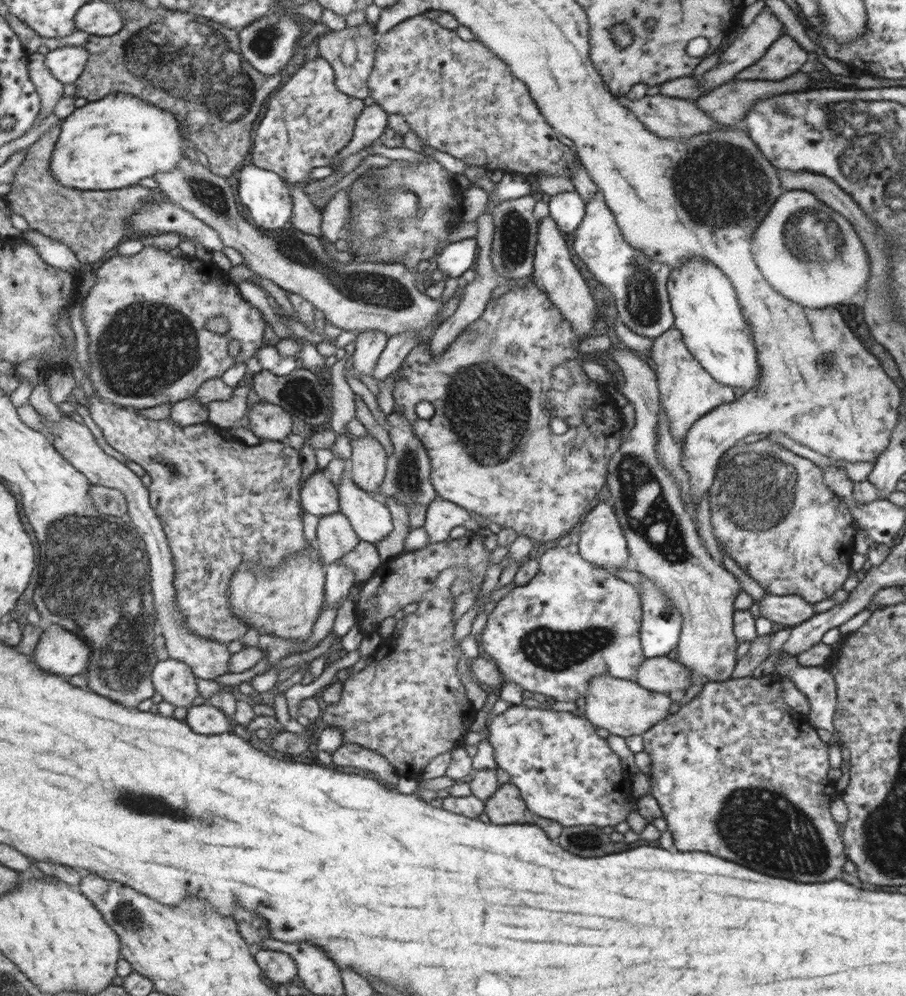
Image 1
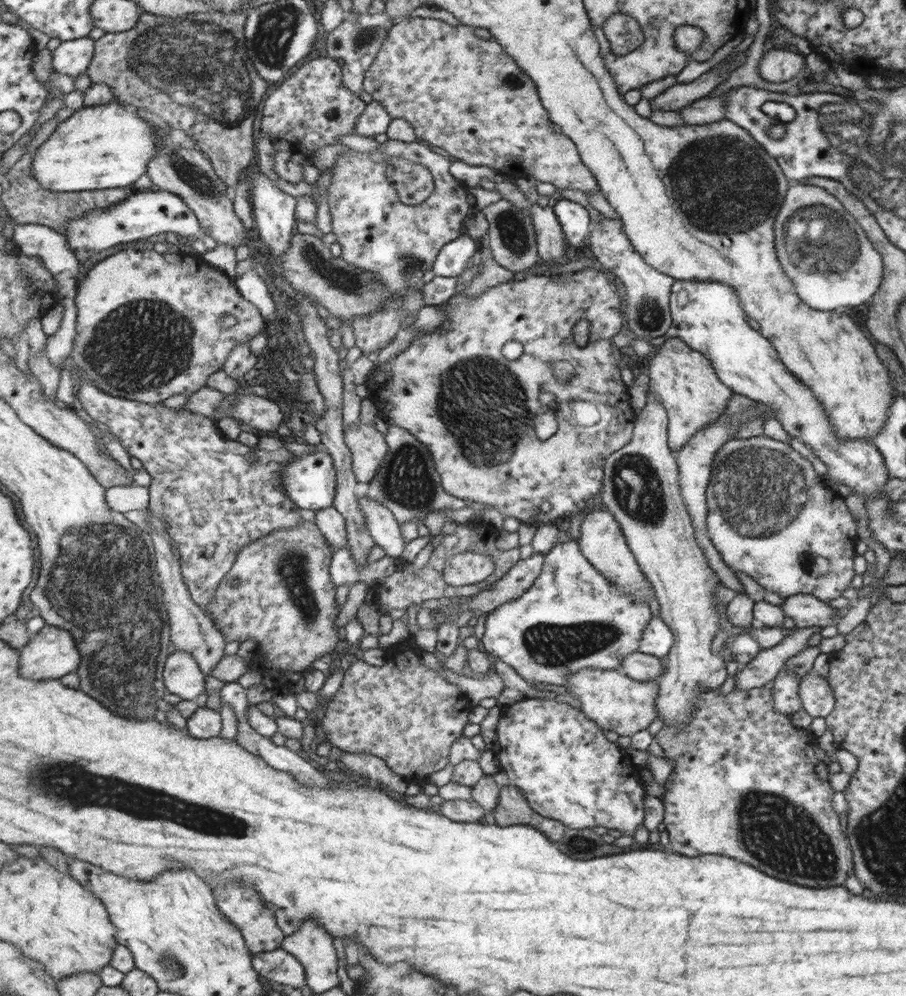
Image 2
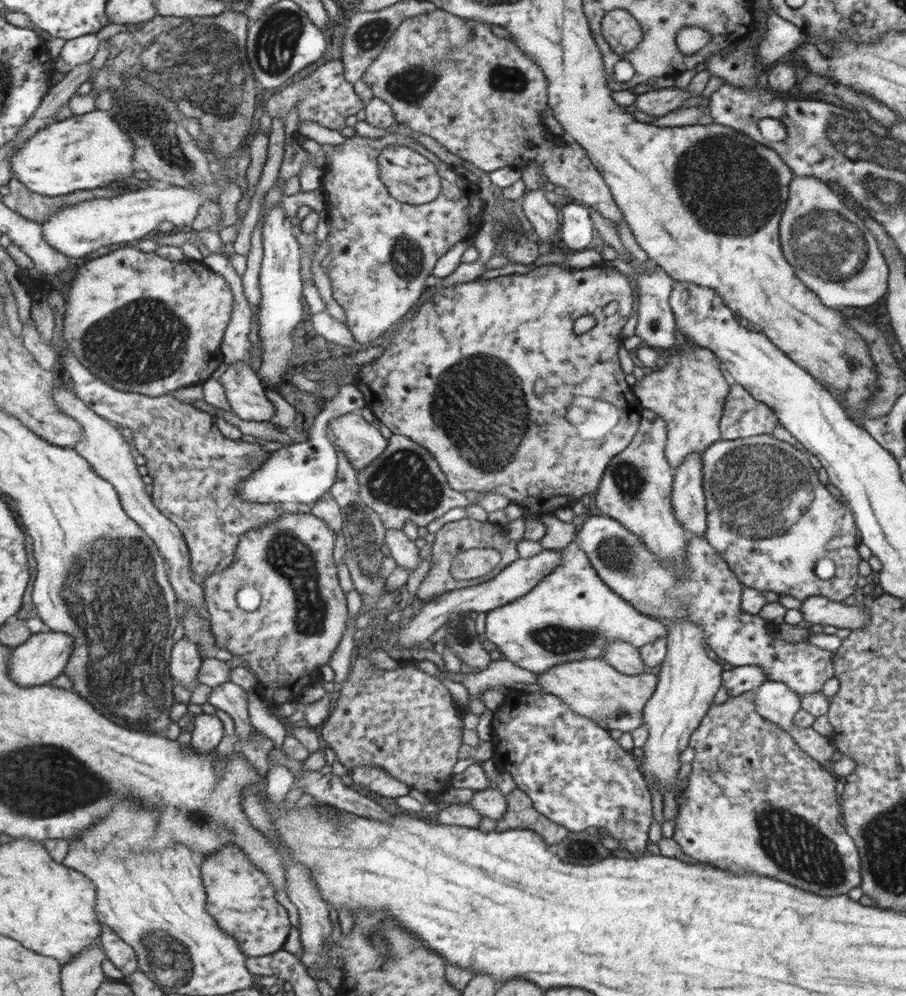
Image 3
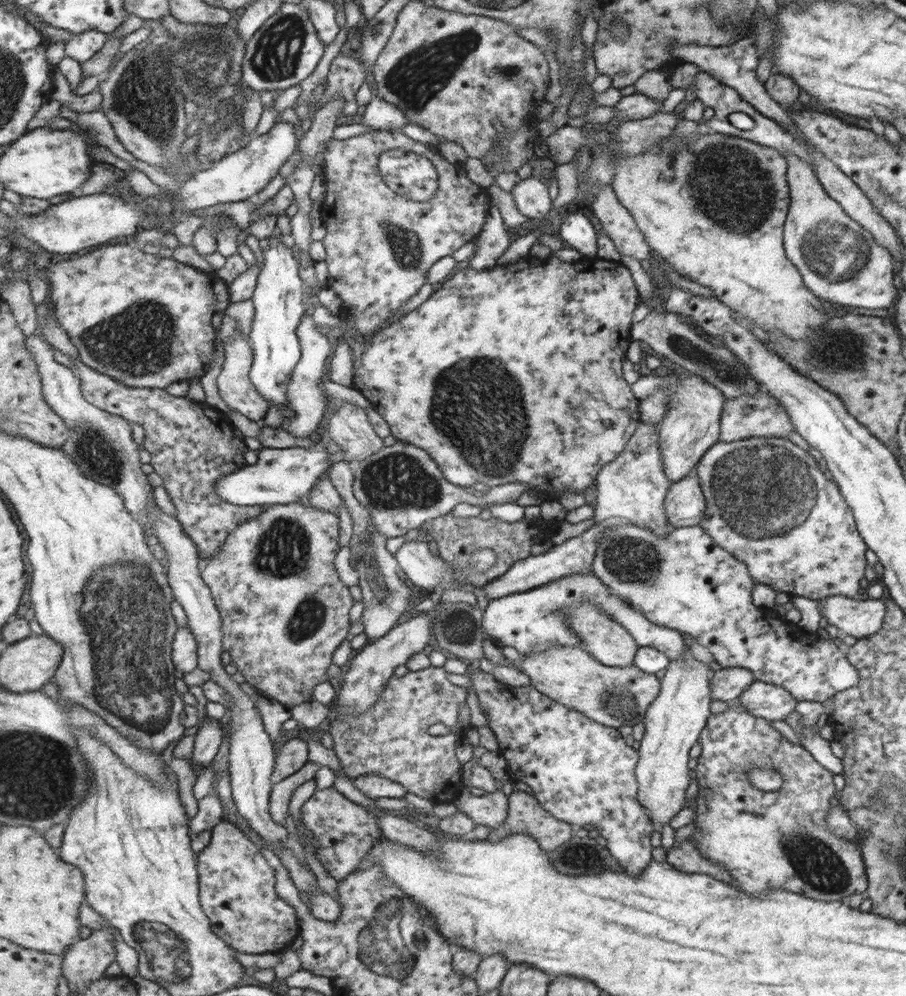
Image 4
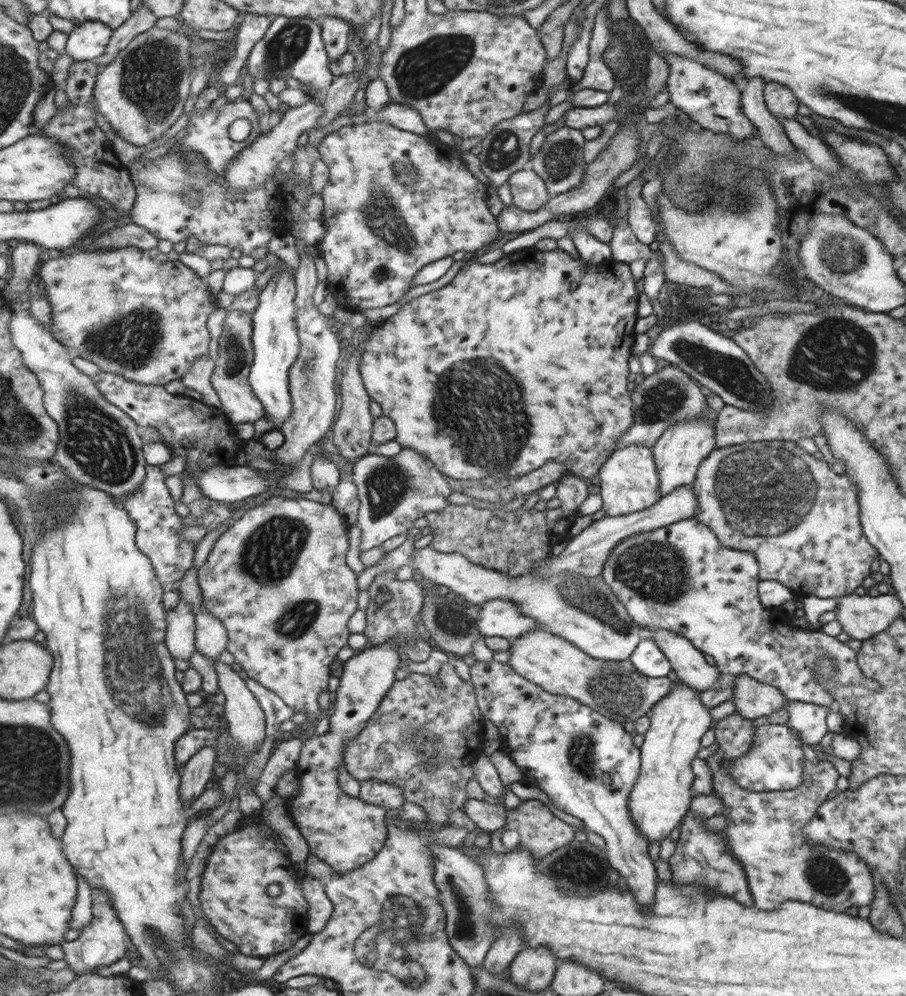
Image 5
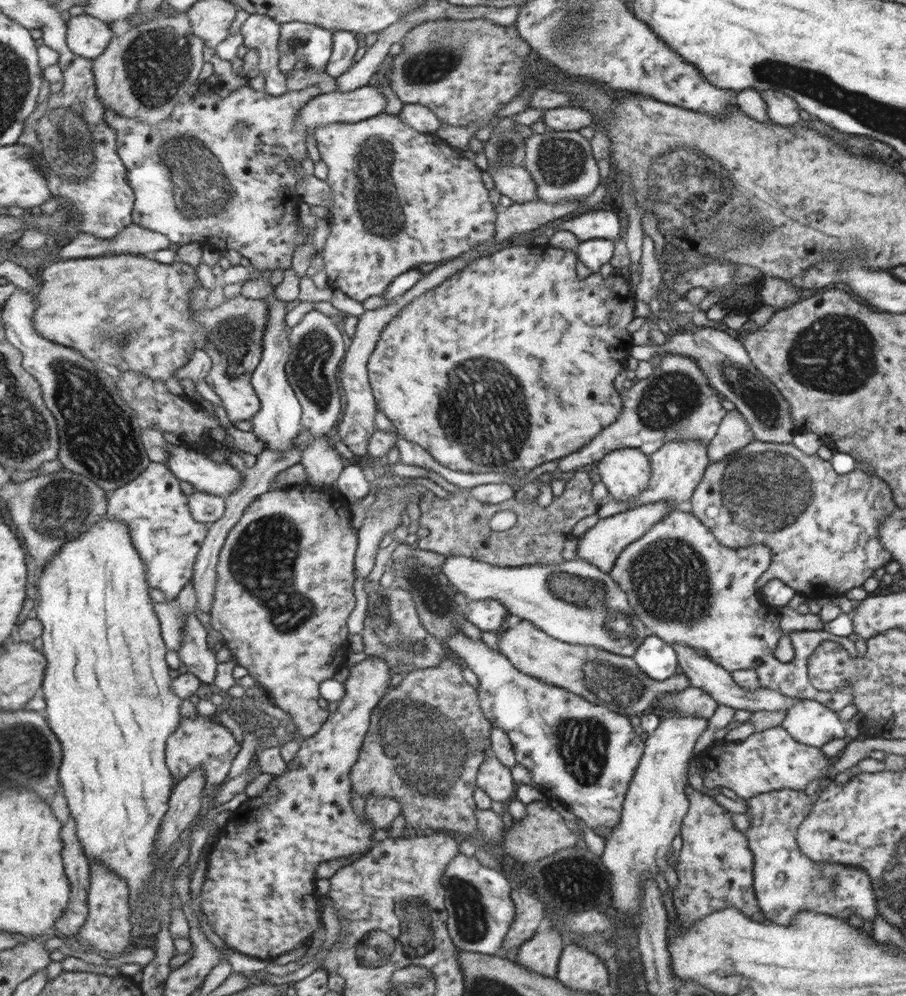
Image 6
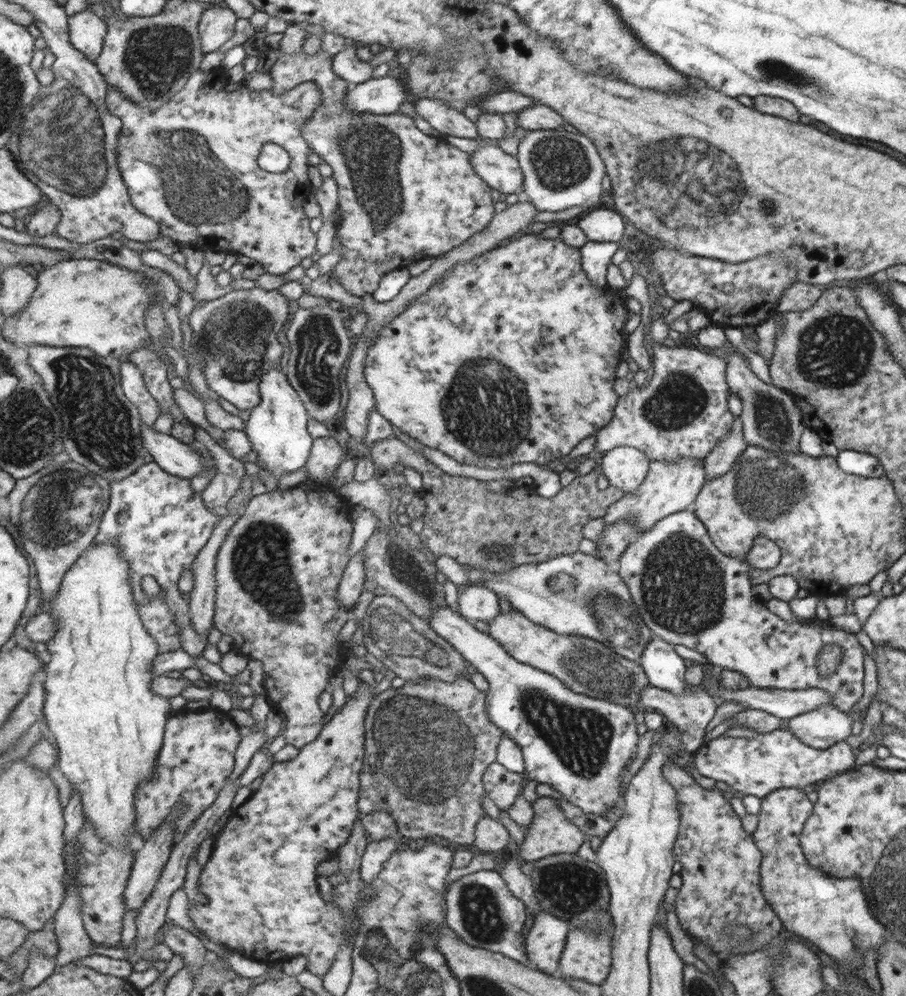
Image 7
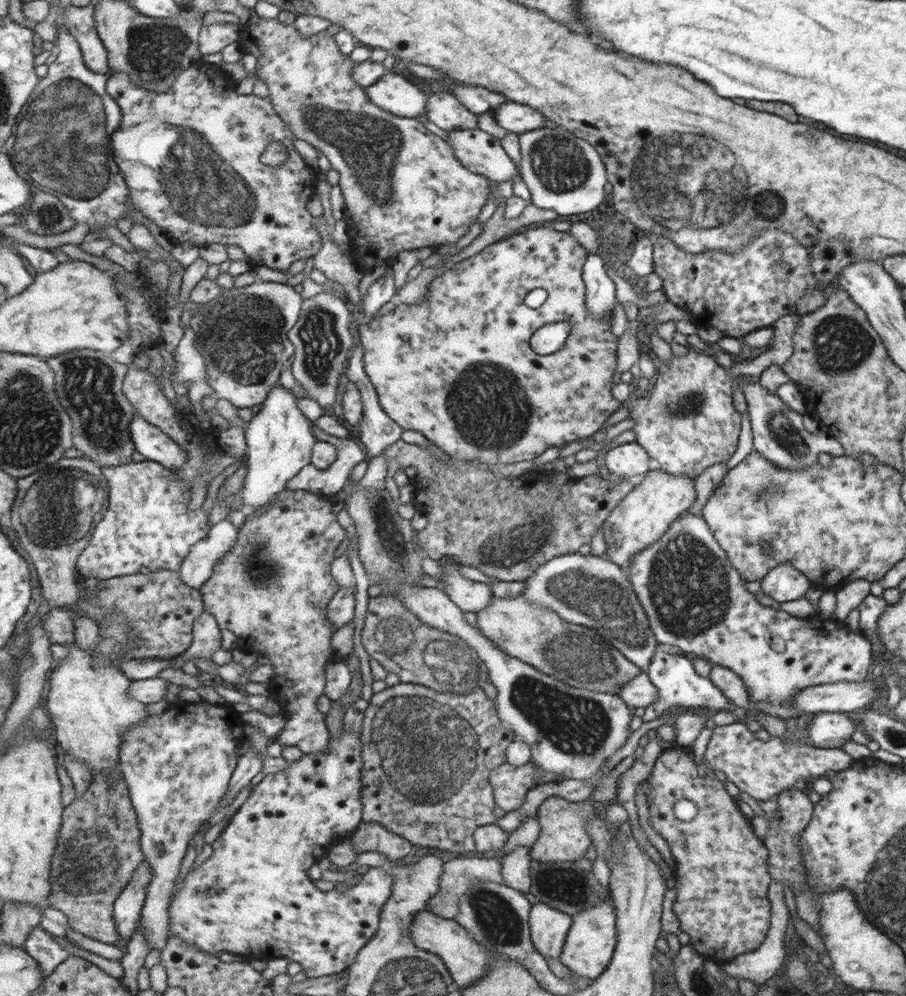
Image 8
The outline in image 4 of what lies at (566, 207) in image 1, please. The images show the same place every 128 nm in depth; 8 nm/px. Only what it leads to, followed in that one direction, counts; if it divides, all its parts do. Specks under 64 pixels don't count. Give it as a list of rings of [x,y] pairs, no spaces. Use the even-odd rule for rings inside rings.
[[[576,210],[570,213],[563,221],[557,234],[561,241],[574,248],[583,259],[593,258],[597,254],[596,222],[587,211]]]

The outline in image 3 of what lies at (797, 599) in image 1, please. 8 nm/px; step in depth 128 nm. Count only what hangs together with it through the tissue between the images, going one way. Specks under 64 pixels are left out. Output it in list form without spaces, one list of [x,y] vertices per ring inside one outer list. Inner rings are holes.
[[[810,596],[800,602],[798,611],[804,625],[820,624],[846,628],[848,632],[859,630],[868,623],[868,609],[855,605],[843,605],[841,601],[829,600],[824,596]]]

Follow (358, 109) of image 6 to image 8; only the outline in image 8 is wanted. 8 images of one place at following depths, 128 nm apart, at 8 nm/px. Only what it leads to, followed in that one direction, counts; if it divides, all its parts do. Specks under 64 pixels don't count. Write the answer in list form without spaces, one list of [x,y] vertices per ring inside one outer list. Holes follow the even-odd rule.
[[[387,72],[377,82],[366,87],[365,93],[375,106],[391,114],[407,119],[424,115],[427,97],[397,73]]]

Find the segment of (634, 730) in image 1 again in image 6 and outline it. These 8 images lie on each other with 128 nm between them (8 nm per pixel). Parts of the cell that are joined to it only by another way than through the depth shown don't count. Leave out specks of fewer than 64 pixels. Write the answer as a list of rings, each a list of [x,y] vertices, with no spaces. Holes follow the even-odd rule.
[[[518,619],[512,627],[497,635],[497,639],[499,651],[519,672],[623,716],[636,715],[648,706],[651,708],[664,692],[681,691],[689,686],[687,677],[681,672],[679,676],[670,676],[664,681],[653,680],[634,663],[632,657],[611,654],[594,646],[555,640],[528,620]]]

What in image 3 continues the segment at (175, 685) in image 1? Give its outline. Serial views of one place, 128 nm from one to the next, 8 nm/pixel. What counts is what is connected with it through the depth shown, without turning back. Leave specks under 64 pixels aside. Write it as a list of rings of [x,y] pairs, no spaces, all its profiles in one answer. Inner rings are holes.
[[[183,636],[174,644],[170,676],[177,685],[192,691],[199,686],[198,674],[203,665],[200,648]]]

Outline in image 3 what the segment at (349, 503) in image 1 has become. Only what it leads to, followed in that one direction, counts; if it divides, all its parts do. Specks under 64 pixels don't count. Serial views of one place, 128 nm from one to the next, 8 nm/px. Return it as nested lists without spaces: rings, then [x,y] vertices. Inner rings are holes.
[[[384,528],[385,546],[389,550],[389,557],[391,557],[397,566],[402,566],[407,572],[412,571],[420,562],[418,550],[415,547],[415,542],[401,531],[401,529]]]

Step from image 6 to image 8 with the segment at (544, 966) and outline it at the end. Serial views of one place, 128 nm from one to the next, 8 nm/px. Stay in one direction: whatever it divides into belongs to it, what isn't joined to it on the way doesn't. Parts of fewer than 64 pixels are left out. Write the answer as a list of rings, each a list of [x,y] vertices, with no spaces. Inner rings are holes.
[[[547,904],[530,905],[528,933],[534,949],[545,959],[559,957],[572,923],[571,916]]]

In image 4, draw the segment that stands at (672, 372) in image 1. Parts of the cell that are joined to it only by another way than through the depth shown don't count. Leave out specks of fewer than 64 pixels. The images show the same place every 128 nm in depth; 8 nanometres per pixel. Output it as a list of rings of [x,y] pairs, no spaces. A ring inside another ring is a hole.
[[[670,374],[663,377],[640,376],[631,388],[635,388],[635,396],[639,400],[646,399],[655,391],[668,390],[666,414],[660,420],[658,429],[659,446],[663,456],[664,472],[671,483],[677,482],[697,466],[697,462],[717,443],[719,434],[719,413],[723,400],[723,392],[715,388],[699,376],[684,376],[683,374]]]

